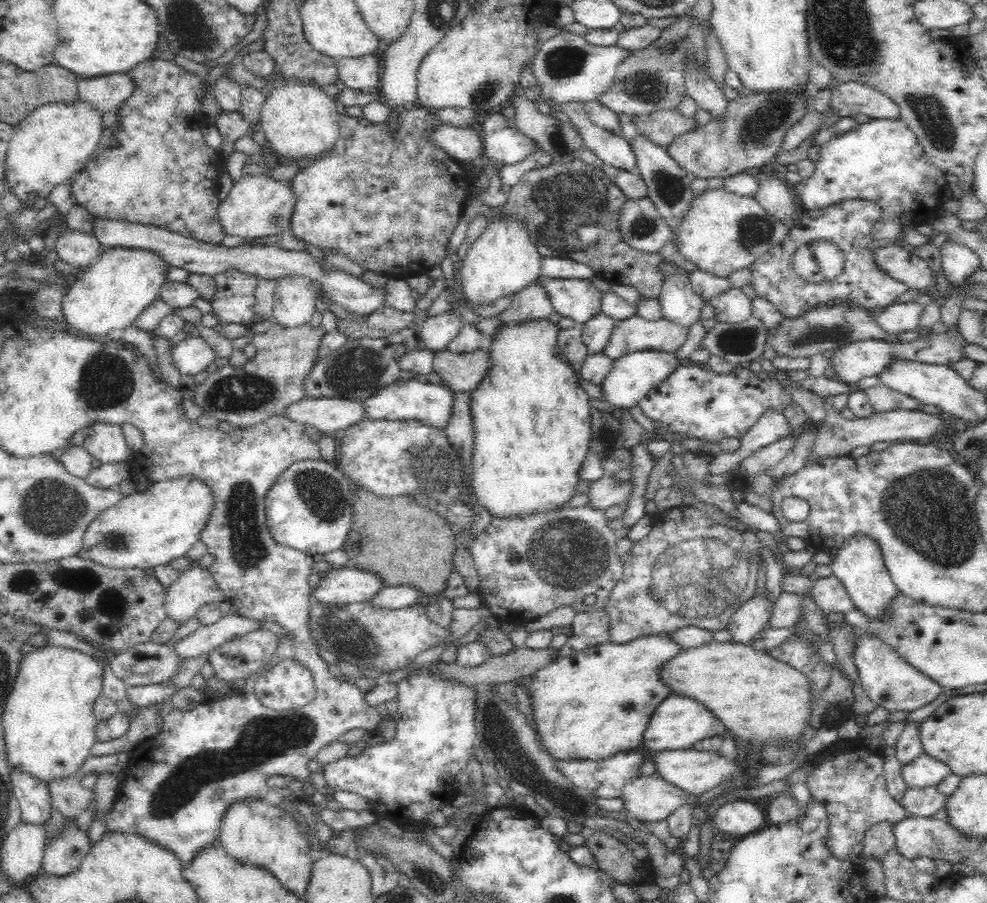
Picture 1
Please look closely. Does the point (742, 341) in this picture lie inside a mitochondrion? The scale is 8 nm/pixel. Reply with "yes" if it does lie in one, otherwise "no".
yes

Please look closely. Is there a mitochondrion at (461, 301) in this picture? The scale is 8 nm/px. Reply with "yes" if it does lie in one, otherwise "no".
no

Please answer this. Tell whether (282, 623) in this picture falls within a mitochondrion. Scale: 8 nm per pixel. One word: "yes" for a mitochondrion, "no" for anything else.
no

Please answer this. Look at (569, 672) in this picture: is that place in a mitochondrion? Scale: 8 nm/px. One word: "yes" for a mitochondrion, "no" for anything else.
no

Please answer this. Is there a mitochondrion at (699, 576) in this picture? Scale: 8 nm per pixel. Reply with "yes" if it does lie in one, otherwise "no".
yes

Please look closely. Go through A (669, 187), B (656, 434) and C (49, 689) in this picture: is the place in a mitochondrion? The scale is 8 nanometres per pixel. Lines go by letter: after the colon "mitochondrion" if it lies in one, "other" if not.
A: mitochondrion
B: other
C: other

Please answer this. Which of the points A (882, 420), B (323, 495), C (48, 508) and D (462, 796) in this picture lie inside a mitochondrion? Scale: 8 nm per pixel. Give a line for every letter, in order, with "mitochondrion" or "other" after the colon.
A: other
B: mitochondrion
C: mitochondrion
D: other

